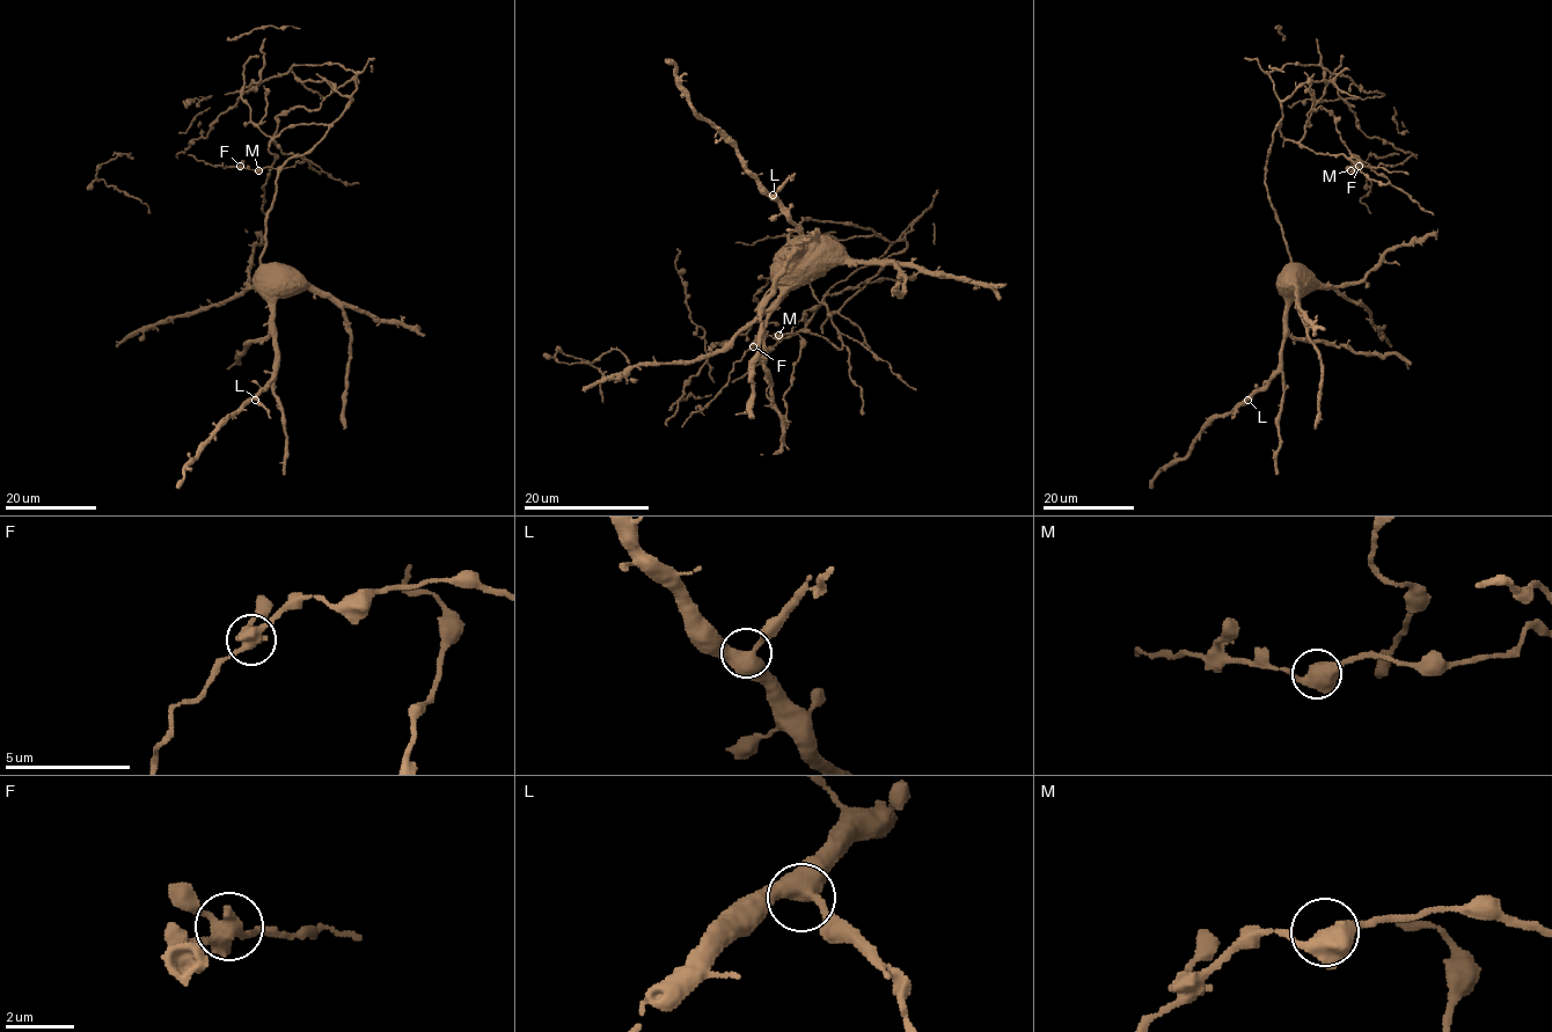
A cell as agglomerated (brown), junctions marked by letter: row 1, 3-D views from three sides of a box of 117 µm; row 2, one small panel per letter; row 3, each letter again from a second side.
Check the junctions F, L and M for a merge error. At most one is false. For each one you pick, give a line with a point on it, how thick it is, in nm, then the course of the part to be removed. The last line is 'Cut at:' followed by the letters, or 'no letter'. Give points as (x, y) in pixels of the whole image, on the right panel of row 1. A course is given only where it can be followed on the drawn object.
Cut at: no letter

